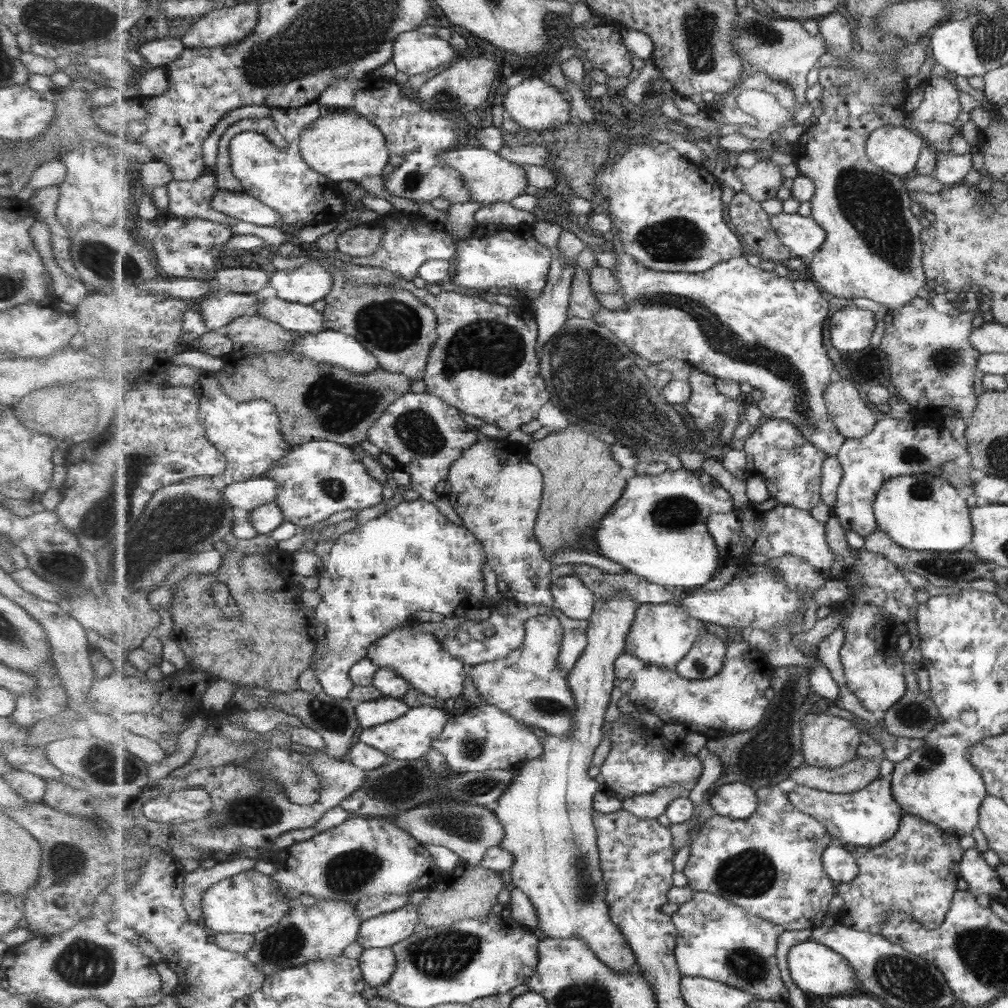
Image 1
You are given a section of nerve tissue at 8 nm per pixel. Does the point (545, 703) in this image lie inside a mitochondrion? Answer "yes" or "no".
yes

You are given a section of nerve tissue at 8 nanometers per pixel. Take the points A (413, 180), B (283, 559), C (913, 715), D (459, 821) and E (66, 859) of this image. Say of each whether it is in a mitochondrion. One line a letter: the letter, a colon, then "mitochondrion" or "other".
A: mitochondrion
B: other
C: mitochondrion
D: mitochondrion
E: mitochondrion

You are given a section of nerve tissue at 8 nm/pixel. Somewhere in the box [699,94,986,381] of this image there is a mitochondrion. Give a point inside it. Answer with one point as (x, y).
(873, 207)

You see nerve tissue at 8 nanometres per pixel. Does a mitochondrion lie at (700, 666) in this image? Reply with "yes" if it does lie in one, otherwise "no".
yes

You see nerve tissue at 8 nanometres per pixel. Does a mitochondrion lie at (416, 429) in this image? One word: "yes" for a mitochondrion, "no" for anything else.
yes

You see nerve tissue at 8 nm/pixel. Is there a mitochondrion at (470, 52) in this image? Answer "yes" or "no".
no

